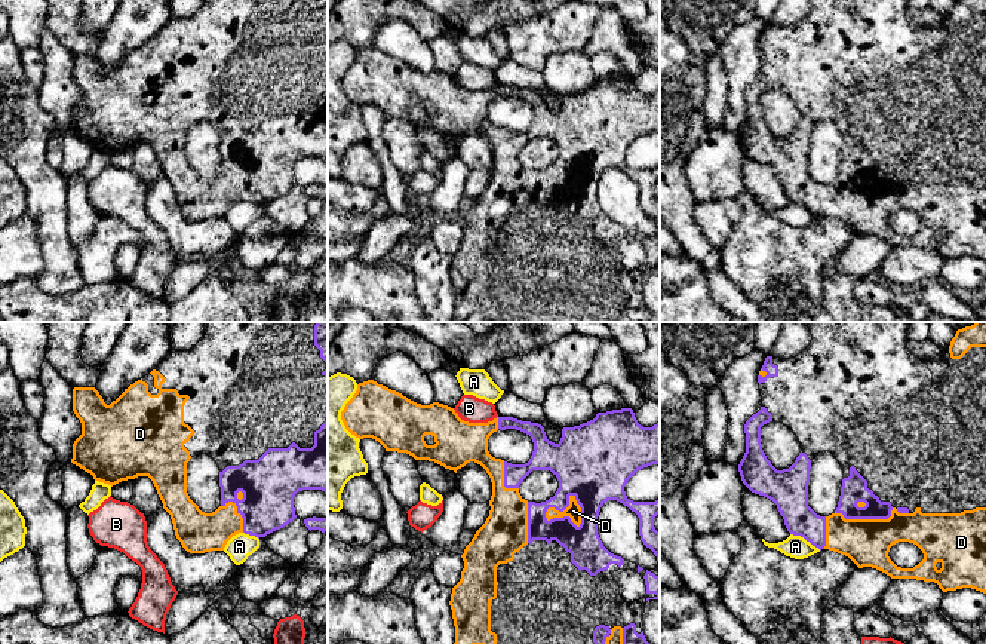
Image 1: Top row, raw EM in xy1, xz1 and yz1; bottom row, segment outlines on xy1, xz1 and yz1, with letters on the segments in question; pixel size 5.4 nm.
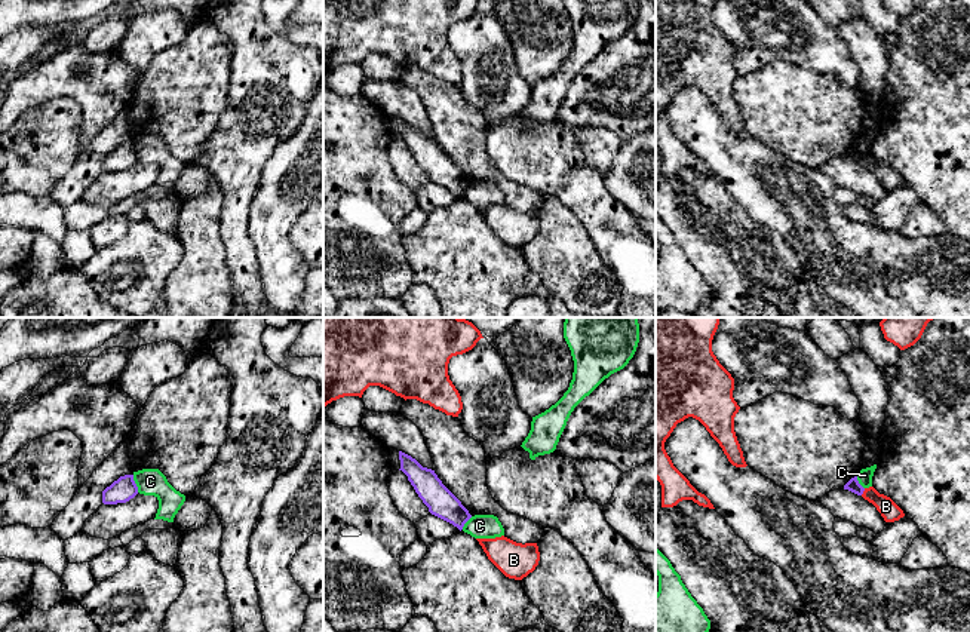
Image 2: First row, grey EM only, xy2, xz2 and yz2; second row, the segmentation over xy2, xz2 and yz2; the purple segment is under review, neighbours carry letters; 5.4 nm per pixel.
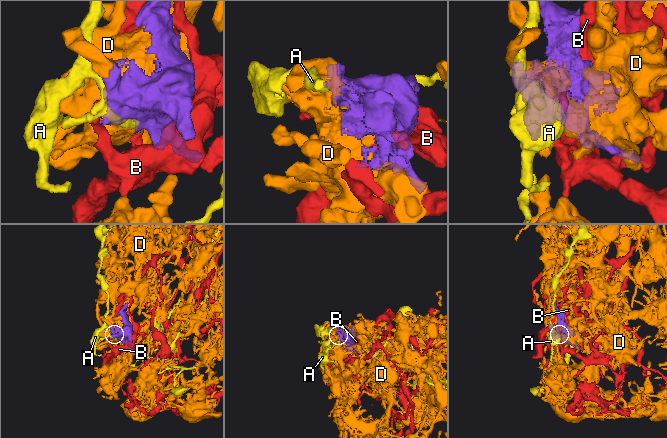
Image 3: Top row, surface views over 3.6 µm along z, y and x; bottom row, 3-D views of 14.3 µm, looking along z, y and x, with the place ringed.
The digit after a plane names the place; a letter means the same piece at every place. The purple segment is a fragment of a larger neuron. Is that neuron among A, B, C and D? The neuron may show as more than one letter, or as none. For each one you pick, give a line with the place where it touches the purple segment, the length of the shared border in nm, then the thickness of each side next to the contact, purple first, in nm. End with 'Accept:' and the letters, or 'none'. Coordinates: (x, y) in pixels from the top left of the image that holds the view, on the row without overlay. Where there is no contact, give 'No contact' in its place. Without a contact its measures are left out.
D: Touches purple at xz1 (570, 186). Shared border 220 nm. Thickness 280 nm (purple) against 80 nm
Accept: D

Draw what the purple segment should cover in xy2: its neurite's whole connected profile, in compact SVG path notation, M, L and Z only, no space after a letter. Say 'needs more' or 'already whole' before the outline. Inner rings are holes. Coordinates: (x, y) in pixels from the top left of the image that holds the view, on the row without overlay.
already whole; M125 142L102 159L102 171L104 172L126 171L136 162L138 154L133 148L133 142Z

